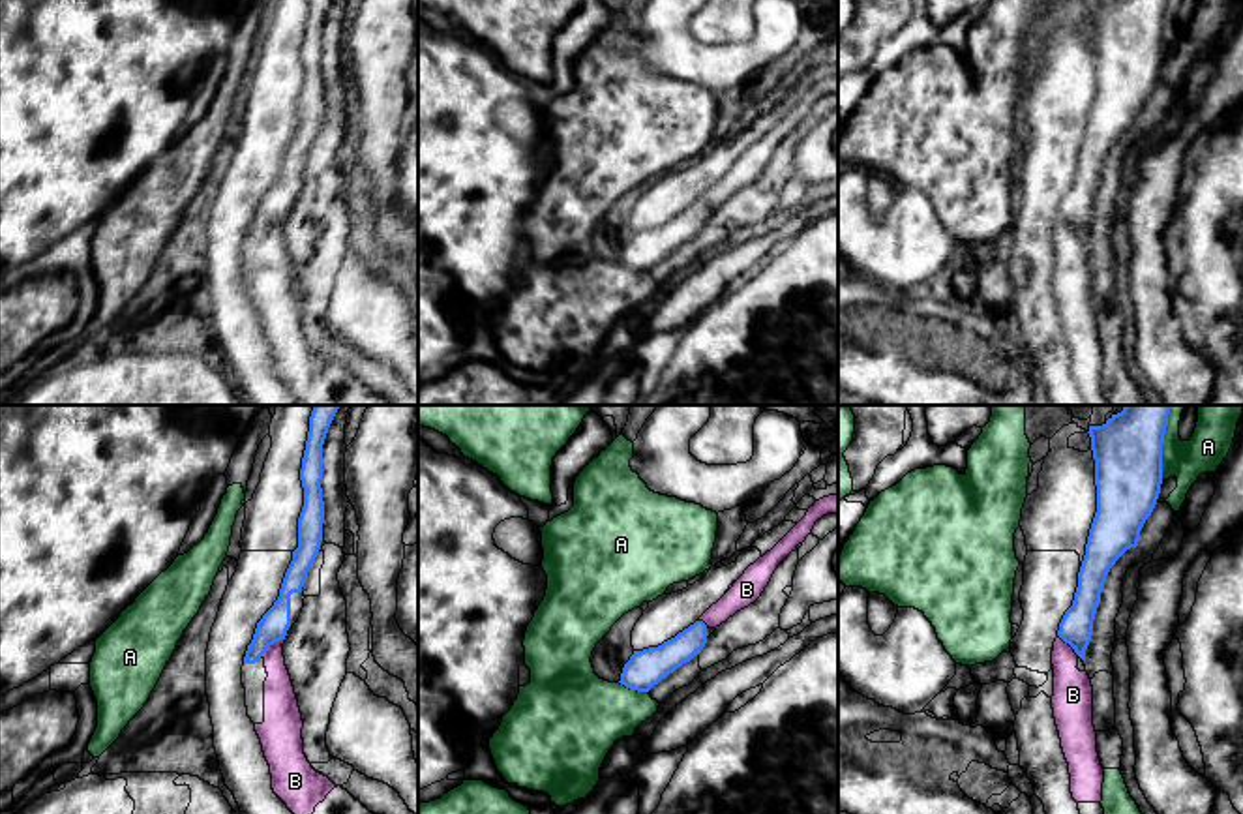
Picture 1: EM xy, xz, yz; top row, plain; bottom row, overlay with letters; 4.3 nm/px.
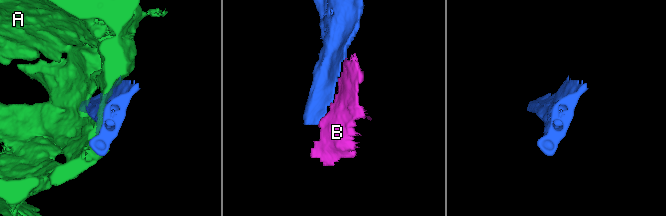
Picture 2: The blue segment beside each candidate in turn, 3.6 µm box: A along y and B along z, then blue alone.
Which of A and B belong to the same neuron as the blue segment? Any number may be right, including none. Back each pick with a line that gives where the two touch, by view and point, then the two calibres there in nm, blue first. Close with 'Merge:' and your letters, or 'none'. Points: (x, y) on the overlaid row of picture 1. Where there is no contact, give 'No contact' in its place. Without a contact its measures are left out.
B: Touches blue at xy (272, 644). Thickness 120 nm (blue) against 140 nm
Merge: B

